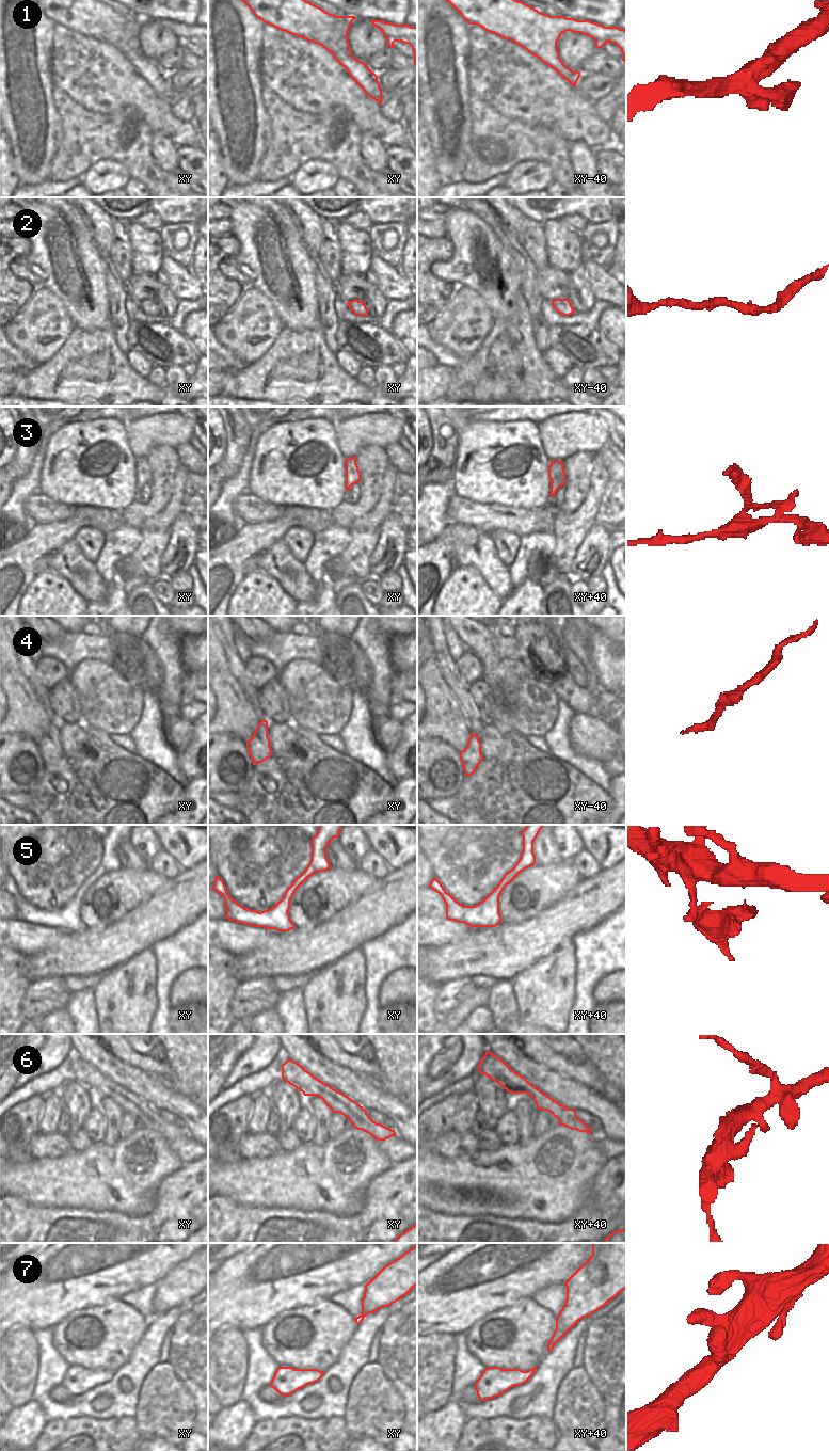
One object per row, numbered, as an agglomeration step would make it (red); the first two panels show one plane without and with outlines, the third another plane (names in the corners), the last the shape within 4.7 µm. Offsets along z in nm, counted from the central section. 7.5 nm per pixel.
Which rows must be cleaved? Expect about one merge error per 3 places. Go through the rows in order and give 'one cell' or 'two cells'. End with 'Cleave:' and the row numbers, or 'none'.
1: one cell
2: one cell
3: two cells
4: one cell
5: one cell
6: one cell
7: one cell
Cleave: 3

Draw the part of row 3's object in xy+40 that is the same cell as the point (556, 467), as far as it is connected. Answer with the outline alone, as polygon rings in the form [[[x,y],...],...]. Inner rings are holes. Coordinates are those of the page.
[[[551,461],[548,466],[548,477],[551,481],[556,480],[560,474],[565,474],[563,461]]]

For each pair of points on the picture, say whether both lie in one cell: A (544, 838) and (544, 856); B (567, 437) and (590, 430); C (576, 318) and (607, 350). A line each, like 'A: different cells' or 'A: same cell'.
A: same cell
B: same cell
C: different cells

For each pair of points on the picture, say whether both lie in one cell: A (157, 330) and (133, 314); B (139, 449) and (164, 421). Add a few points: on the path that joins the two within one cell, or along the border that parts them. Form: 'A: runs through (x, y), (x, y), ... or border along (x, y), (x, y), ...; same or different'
A: border along (129, 319), (161, 322), (170, 327); different
B: runs through (143, 443), (158, 428); same

